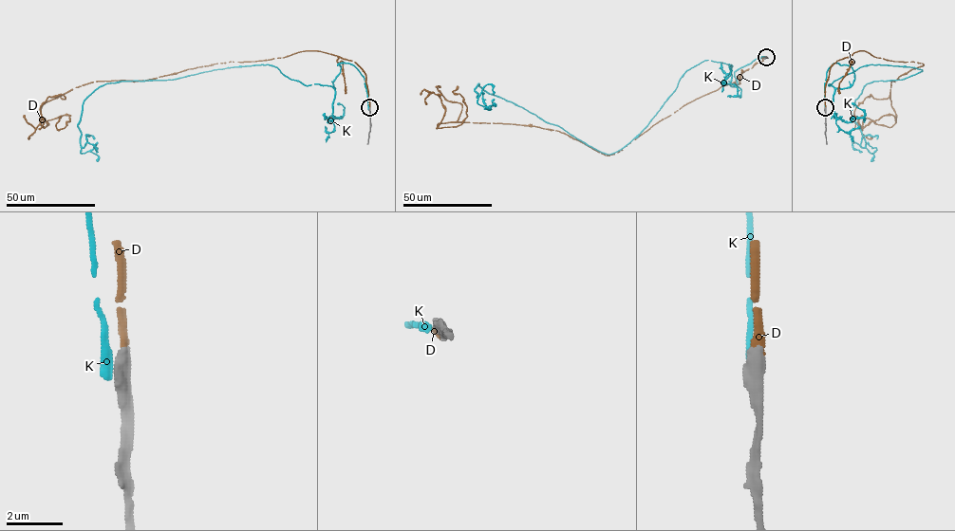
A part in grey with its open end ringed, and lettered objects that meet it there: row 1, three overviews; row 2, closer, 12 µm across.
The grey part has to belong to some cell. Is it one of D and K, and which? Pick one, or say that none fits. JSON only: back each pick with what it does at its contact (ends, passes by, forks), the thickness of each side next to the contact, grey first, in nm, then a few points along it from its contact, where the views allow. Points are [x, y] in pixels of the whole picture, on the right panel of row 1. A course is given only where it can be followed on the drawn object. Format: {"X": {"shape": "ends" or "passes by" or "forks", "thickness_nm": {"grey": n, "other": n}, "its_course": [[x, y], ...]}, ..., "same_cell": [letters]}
{"D": {"shape": "ends", "thickness_nm": {"grey": 500, "other": 300}, "its_course": [[825, 108], [830, 67], [853, 53], [923, 64], [891, 82], [896, 121], [883, 116], [861, 129], [853, 116]]}, "same_cell": ["D"]}

